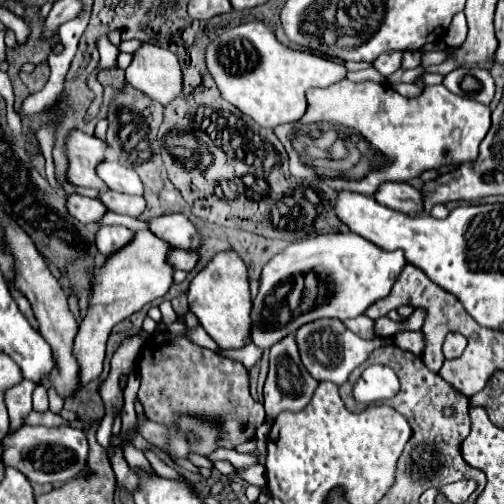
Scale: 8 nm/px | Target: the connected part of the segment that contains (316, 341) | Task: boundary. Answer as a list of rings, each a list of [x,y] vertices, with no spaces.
[[[318,319],[308,323],[306,327],[300,327],[296,331],[296,341],[300,347],[300,357],[308,373],[316,381],[332,381],[336,385],[346,383],[348,375],[362,365],[368,355],[382,345],[382,339],[360,339],[356,333],[348,331],[342,321],[338,319]]]

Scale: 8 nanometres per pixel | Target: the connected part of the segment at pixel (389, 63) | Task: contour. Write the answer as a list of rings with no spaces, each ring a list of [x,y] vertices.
[[[398,51],[382,53],[382,55],[372,63],[372,67],[374,67],[380,75],[388,77],[388,75],[392,75],[396,69],[400,69],[400,59],[402,59],[402,53],[398,53]]]

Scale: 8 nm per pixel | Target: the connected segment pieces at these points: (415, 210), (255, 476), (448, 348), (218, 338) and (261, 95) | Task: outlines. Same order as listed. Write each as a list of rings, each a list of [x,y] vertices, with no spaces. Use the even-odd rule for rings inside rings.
[[[386,181],[378,187],[378,191],[374,193],[374,199],[394,211],[402,211],[408,215],[418,215],[424,213],[422,209],[422,193],[418,189],[414,189],[408,183],[394,183],[394,181]]]
[[[250,465],[246,469],[236,469],[236,475],[240,479],[244,479],[248,485],[258,485],[258,487],[266,485],[266,469],[262,469],[260,465]]]
[[[448,333],[446,335],[446,341],[442,345],[442,351],[444,351],[444,357],[446,359],[460,357],[464,349],[466,349],[466,339],[460,333]]]
[[[230,249],[230,251],[216,253],[206,263],[206,267],[190,281],[186,297],[188,297],[190,311],[198,317],[200,325],[222,349],[244,347],[244,339],[248,337],[252,327],[252,321],[250,321],[252,297],[248,287],[246,265],[236,251]]]
[[[260,21],[232,27],[220,35],[220,41],[210,41],[206,45],[206,67],[220,95],[260,127],[296,123],[306,113],[306,89],[328,87],[346,75],[338,61],[282,45]]]

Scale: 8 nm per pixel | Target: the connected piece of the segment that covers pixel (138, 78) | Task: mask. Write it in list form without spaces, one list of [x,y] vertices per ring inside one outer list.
[[[144,41],[132,55],[126,81],[150,99],[166,105],[182,91],[182,71],[178,57],[154,43]]]

